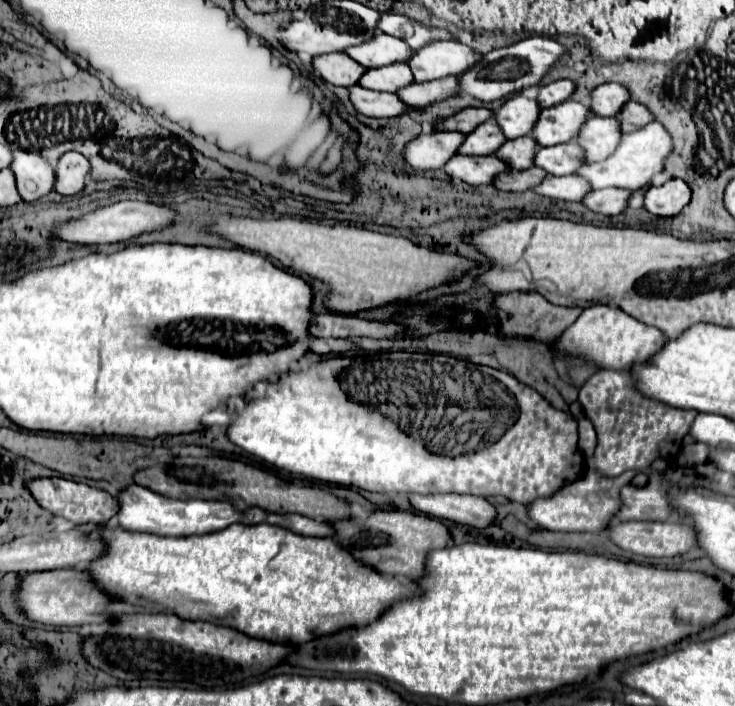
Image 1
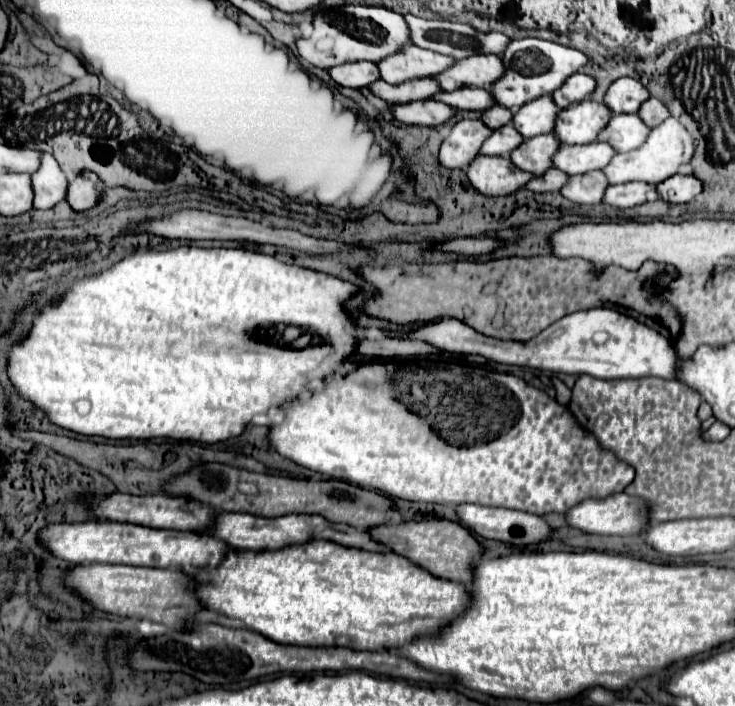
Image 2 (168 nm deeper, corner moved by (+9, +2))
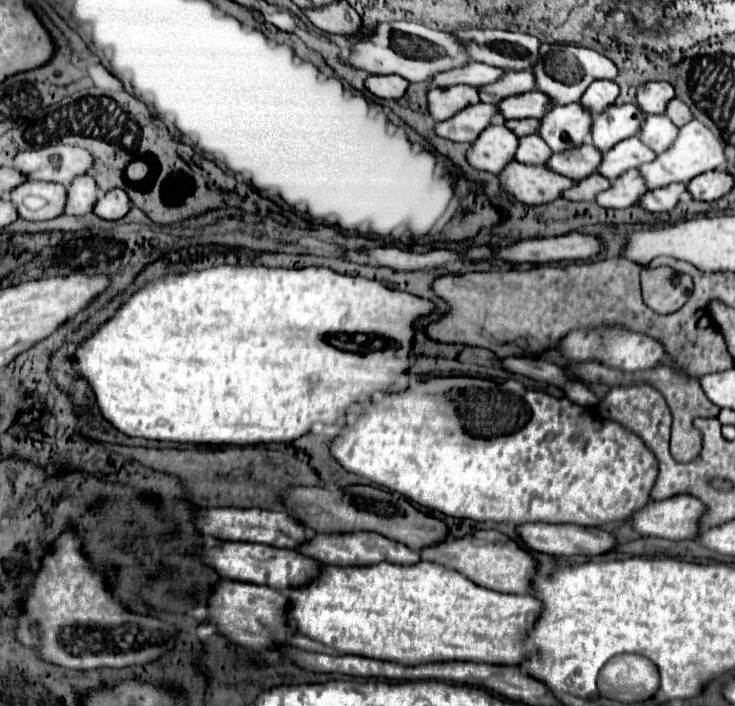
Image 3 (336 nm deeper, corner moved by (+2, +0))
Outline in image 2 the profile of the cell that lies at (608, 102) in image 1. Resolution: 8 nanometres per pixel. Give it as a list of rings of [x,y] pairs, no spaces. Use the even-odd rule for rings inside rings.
[[[621,77],[609,85],[603,103],[613,113],[637,113],[645,99],[649,99],[649,93],[637,79]]]

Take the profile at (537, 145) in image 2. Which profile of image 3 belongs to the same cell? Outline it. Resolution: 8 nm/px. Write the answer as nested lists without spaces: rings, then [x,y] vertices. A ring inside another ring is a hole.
[[[582,145],[578,149],[554,153],[546,165],[556,173],[578,181],[598,173],[598,161],[602,161],[602,153],[594,145]]]

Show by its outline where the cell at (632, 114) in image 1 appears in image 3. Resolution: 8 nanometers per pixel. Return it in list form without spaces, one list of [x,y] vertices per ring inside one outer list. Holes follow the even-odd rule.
[[[674,97],[674,99],[668,103],[666,115],[672,119],[672,123],[674,123],[676,127],[682,127],[682,125],[686,125],[686,123],[692,119],[690,107],[688,107],[684,101],[678,101],[678,97]]]

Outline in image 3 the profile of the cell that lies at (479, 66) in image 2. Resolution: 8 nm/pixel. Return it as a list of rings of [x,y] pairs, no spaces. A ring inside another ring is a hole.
[[[506,71],[500,81],[480,87],[480,99],[484,103],[498,103],[506,97],[522,95],[534,89],[536,89],[536,81],[532,71]]]

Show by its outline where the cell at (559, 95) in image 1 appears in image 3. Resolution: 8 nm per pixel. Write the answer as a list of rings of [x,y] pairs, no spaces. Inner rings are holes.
[[[594,81],[582,95],[580,103],[586,111],[590,111],[592,115],[598,115],[602,113],[602,109],[608,109],[610,105],[614,105],[618,93],[620,93],[620,87],[614,81]]]

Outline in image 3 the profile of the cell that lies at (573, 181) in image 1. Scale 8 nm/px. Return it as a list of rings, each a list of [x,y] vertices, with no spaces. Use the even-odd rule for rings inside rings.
[[[630,169],[622,177],[618,177],[612,187],[596,197],[596,203],[600,207],[610,207],[610,209],[626,209],[638,205],[642,195],[648,191],[646,181],[640,173],[640,169]]]

